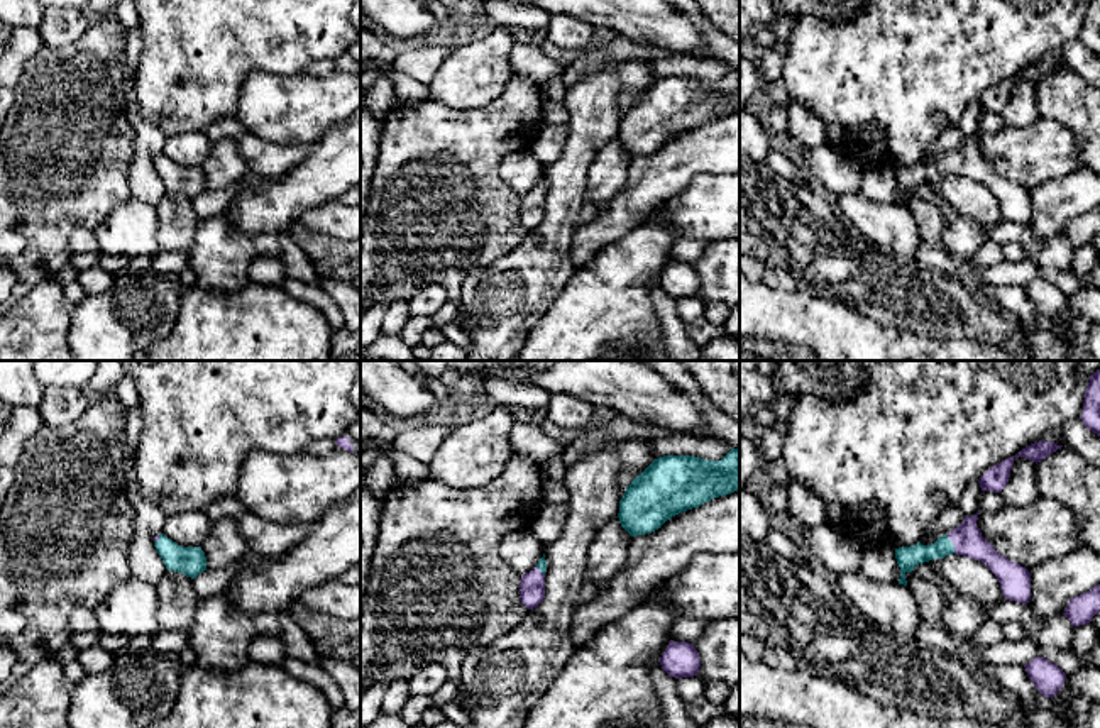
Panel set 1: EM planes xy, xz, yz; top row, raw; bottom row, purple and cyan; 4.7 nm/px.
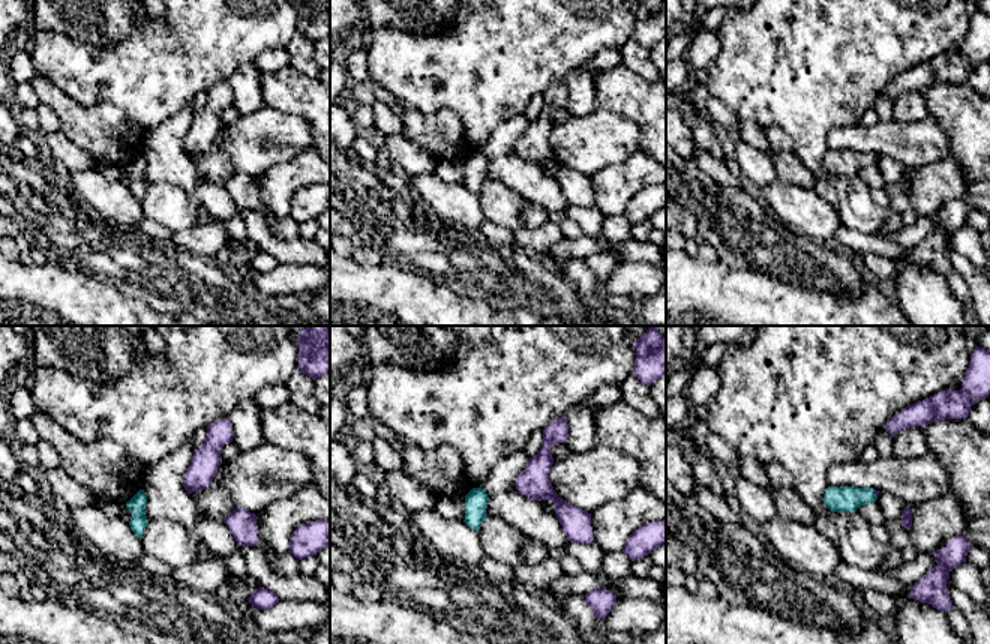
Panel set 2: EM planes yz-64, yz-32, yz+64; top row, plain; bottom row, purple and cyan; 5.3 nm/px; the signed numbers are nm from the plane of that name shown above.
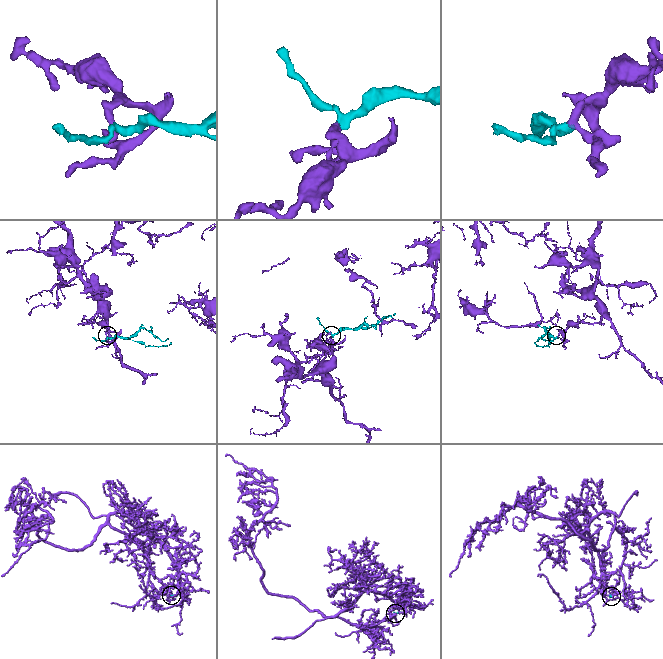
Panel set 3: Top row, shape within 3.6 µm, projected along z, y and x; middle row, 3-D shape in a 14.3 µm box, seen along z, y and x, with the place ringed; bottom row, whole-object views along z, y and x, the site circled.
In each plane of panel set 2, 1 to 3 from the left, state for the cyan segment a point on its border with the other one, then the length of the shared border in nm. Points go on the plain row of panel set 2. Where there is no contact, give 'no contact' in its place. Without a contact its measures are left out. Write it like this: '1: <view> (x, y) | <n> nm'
1: no contact
2: no contact
3: yz+64 (875, 156) | 40 nm

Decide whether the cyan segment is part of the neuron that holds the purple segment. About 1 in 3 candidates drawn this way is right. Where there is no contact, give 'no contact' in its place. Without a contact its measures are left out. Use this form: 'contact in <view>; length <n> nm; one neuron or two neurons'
contact in yz; length 100 nm; one neuron

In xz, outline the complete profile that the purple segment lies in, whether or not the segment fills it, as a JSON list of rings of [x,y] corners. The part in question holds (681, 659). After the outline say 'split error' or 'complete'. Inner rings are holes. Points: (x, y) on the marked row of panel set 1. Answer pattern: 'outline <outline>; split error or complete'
outline [[[670,640],[658,662],[675,679],[694,677],[701,667],[699,654],[689,642]]]; complete

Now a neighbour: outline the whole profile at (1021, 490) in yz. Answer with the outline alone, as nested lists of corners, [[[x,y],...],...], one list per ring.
[[[1014,457],[1009,483],[1000,494],[1009,506],[1029,506],[1034,503],[1039,498],[1036,462]]]

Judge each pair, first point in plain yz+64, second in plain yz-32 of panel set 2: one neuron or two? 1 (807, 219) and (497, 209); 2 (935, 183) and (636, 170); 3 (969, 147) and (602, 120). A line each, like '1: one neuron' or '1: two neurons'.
1: two neurons
2: one neuron
3: two neurons

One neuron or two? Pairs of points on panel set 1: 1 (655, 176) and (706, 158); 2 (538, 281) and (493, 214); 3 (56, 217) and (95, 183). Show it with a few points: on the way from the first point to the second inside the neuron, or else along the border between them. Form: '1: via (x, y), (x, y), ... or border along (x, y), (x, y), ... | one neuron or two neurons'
1: via (667, 170), (682, 158), (694, 158) | one neuron
2: border along (530, 231), (511, 251), (479, 266) | two neurons
3: via (66, 207), (85, 192) | one neuron

